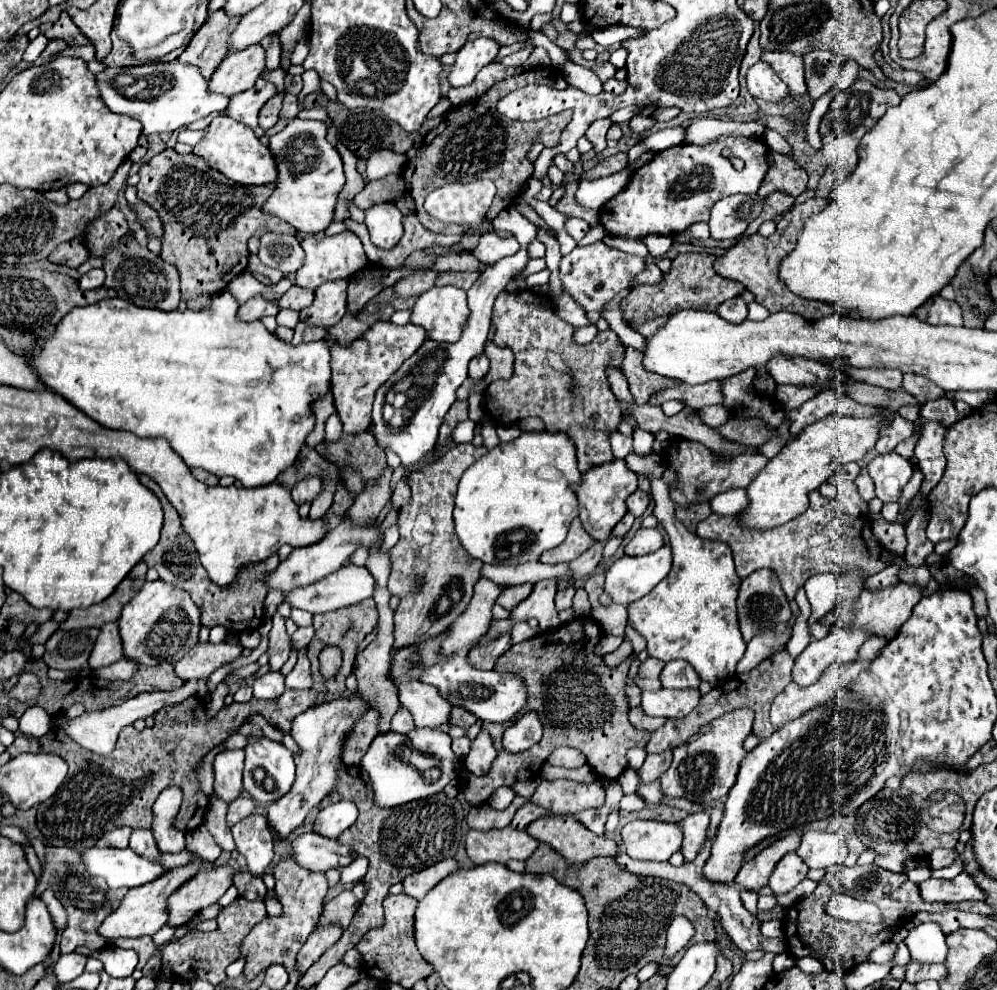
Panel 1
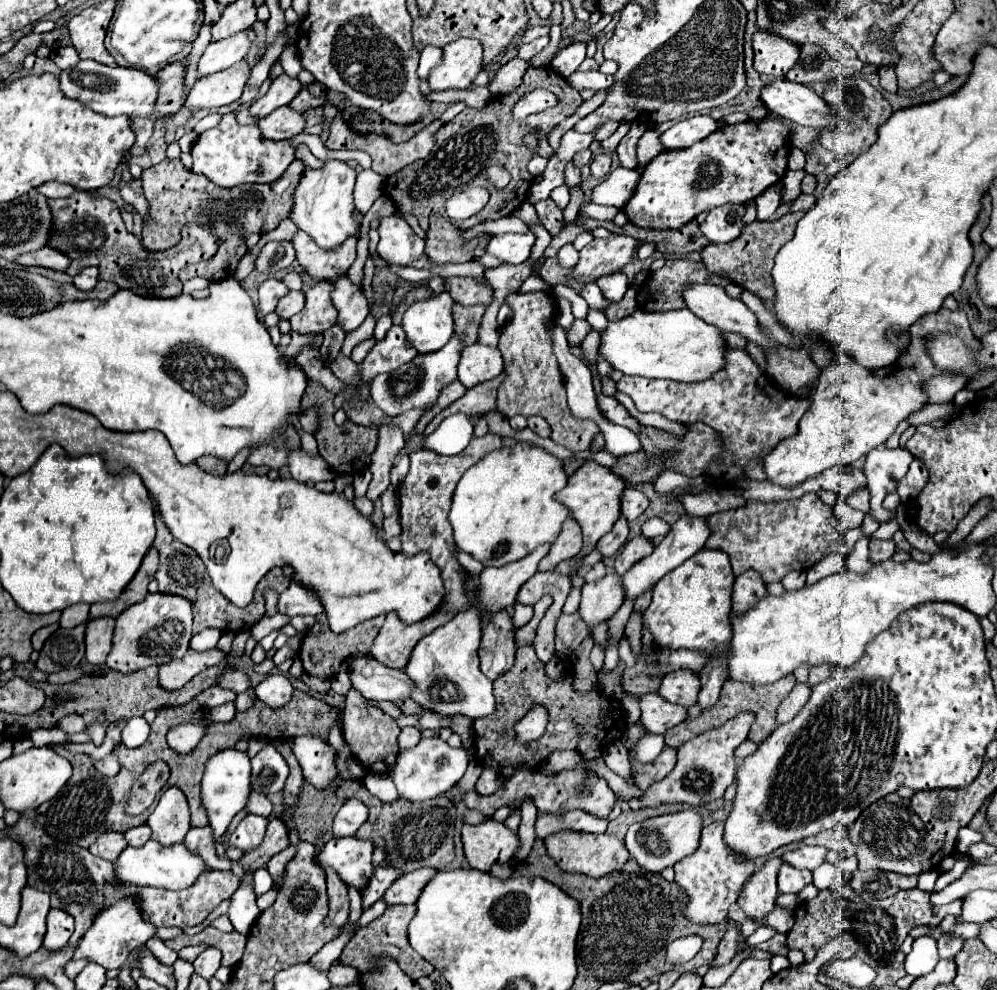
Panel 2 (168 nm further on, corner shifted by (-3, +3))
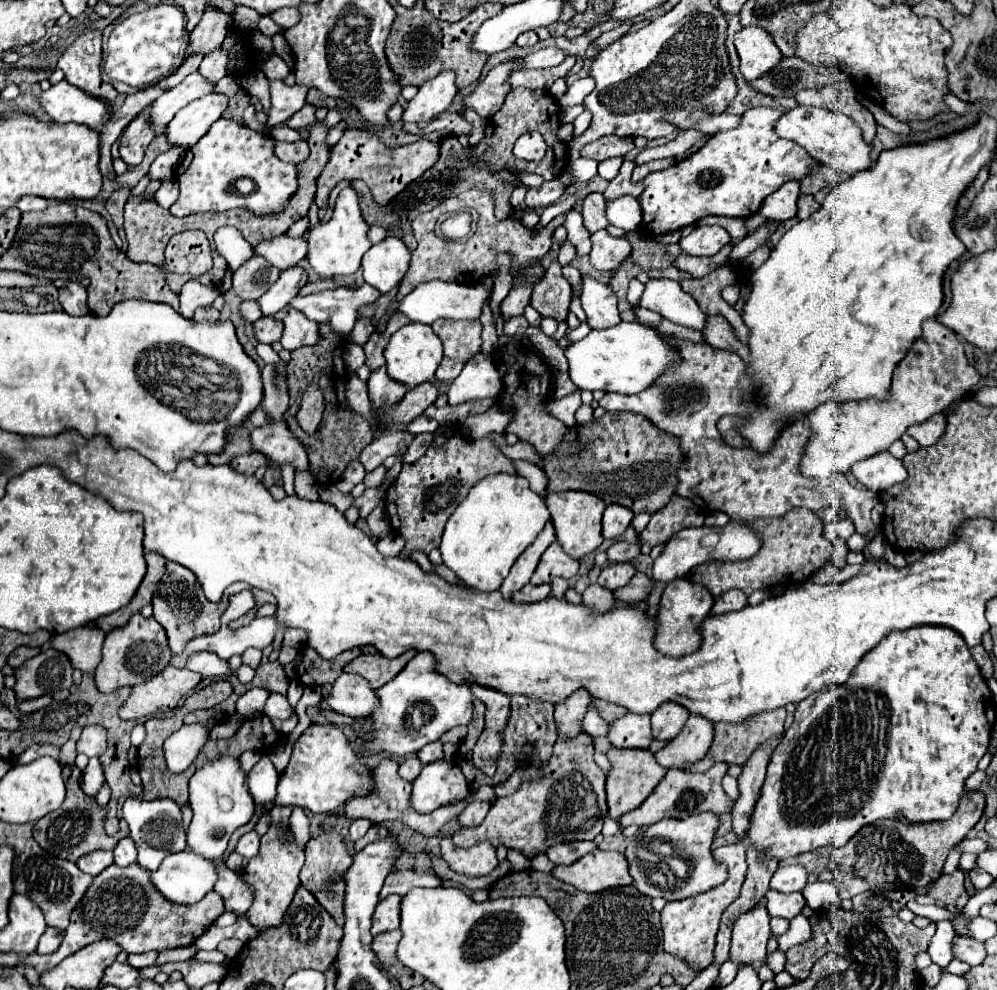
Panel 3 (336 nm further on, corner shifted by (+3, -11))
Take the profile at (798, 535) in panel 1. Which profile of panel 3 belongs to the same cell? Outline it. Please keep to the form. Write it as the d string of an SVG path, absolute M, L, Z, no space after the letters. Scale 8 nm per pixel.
M806 508L788 510L782 518L758 518L750 526L760 534L762 548L756 556L744 562L708 562L700 568L690 570L692 582L698 582L710 590L710 594L720 596L732 588L742 590L750 596L758 588L768 588L772 584L800 584L808 580L820 566L830 558L830 542L824 538L822 520L818 514Z

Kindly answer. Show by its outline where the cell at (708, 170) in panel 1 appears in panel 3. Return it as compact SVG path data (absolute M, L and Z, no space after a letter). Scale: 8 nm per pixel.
M758 106L750 108L740 116L740 124L734 130L724 130L714 134L706 146L702 146L698 152L694 152L690 158L684 158L676 164L672 164L666 170L652 172L644 178L644 192L638 198L642 206L642 232L656 236L656 234L666 234L666 232L676 232L688 224L694 224L696 220L704 216L730 216L730 218L748 218L756 214L764 202L766 196L776 192L782 184L790 180L802 180L808 174L812 174L816 160L806 154L798 144L778 138L774 134L774 122L782 116L780 110L768 108L768 106Z

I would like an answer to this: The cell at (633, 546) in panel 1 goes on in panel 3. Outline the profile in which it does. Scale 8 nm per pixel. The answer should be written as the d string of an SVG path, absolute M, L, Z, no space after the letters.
M630 562L626 564L612 564L612 566L606 566L600 576L598 576L598 584L602 588L608 588L608 590L616 590L616 588L622 588L630 582L630 578L636 574L634 566Z

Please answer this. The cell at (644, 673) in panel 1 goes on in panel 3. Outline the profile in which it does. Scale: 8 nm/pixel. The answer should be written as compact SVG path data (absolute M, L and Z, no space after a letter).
M596 700L594 708L600 712L600 716L606 722L614 722L616 718L620 718L620 716L626 714L626 710L622 706L616 706L616 704L610 704L610 702L604 702L604 700Z

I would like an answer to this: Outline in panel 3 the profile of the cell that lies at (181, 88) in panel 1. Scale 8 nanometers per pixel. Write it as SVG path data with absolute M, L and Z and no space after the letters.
M66 80L42 92L38 104L44 108L52 122L86 124L92 130L100 130L110 118L110 106L104 100L82 92Z

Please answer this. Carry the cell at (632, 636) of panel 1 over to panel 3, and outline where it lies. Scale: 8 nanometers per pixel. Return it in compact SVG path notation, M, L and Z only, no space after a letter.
M636 572L636 574L634 574L634 578L632 578L624 588L614 590L612 594L618 594L618 598L620 598L622 602L636 604L636 602L640 602L640 600L646 600L646 598L648 598L648 594L650 594L650 590L652 590L652 584L654 584L654 582L652 582L646 574Z

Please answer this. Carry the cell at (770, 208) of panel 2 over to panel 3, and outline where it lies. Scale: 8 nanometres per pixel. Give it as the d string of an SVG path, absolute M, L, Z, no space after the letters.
M786 182L778 192L770 194L764 200L760 214L768 220L778 220L778 222L794 218L798 194L800 194L800 184L798 182Z

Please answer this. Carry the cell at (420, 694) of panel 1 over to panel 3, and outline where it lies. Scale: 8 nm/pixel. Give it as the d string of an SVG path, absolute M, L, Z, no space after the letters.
M342 674L334 682L326 700L334 712L352 718L356 716L366 718L378 706L378 698L374 690L368 686L364 678L354 674Z

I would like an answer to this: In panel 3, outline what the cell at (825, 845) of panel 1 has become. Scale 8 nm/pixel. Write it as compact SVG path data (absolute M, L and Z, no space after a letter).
M780 866L770 880L770 888L784 894L802 892L806 880L808 880L808 872L804 866Z

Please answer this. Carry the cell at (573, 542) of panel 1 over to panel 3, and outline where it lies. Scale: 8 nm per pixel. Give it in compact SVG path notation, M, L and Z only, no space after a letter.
M552 542L550 548L540 558L538 568L534 570L530 584L542 584L542 582L552 582L552 578L572 578L578 572L578 560L570 558L564 554L562 546L558 542Z

